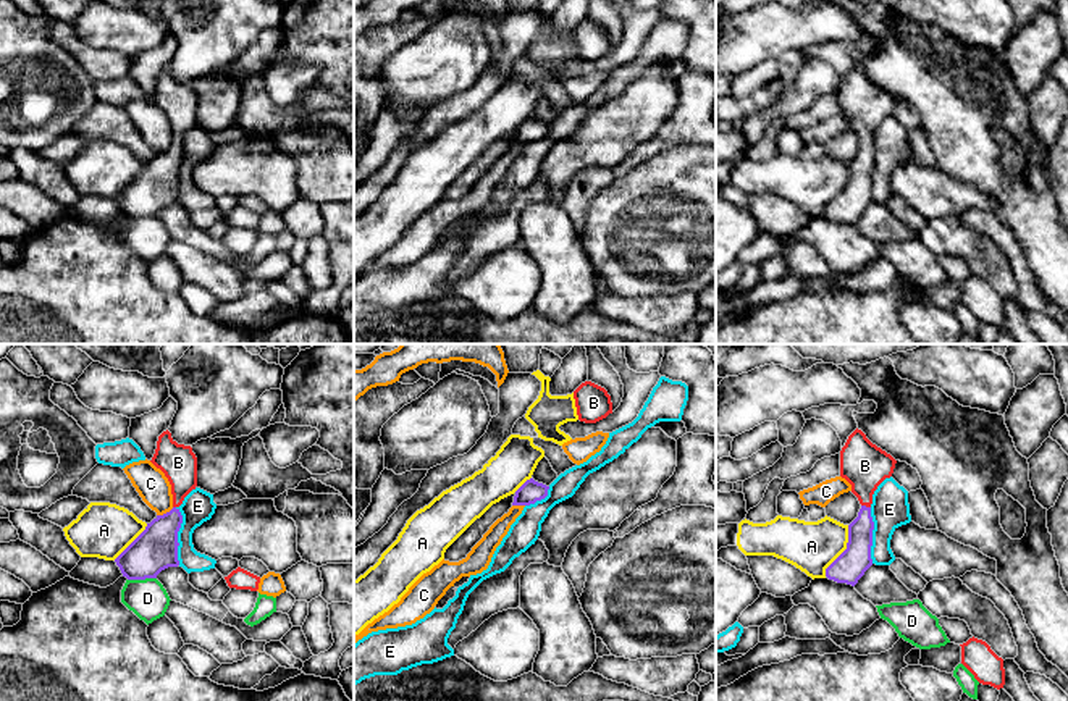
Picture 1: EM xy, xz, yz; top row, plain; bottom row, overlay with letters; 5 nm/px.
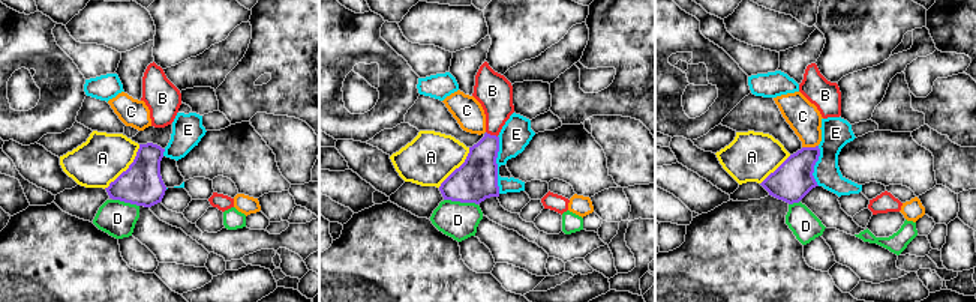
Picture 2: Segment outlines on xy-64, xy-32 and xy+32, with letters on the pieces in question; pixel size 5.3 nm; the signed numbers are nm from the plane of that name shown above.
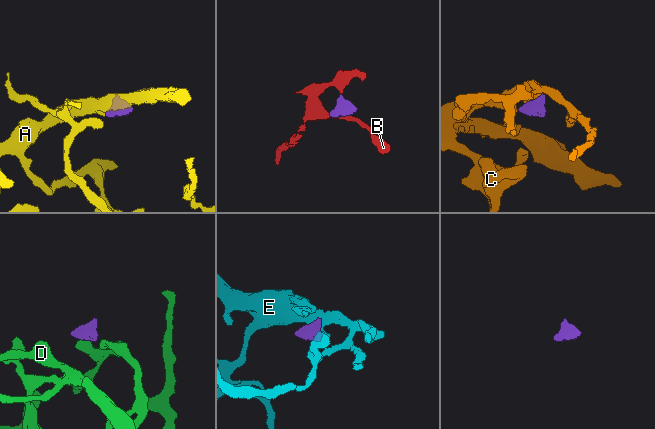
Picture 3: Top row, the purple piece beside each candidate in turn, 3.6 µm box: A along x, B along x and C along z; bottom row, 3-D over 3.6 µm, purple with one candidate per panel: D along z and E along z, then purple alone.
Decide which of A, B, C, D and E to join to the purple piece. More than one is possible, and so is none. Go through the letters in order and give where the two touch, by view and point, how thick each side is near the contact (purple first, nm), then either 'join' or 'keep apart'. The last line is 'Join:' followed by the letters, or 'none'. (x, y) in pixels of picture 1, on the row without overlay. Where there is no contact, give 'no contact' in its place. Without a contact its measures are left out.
A: meets purple in yz at (844, 189); 160 nm thick on the purple side, 260 nm on the other; keep apart
B: meets purple in yz at (865, 144); 130 nm thick on the purple side, 240 nm on the other; join
C: meets purple in xy at (167, 151); 220 nm thick on the purple side, 160 nm on the other; keep apart
D: meets purple in xy at (141, 217); 220 nm thick on the purple side, 190 nm on the other; keep apart
E: meets purple in xy at (176, 175); 220 nm thick on the purple side, 160 nm on the other; keep apart
Join: B

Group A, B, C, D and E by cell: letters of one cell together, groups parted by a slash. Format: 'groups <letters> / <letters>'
groups A / B / C / D / E

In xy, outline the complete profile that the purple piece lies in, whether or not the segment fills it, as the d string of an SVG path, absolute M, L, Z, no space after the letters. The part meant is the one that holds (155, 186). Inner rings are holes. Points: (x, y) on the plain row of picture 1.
M173 145L157 153L145 168L115 197L128 218L157 216L168 207L178 205L178 170L183 162L179 147Z

